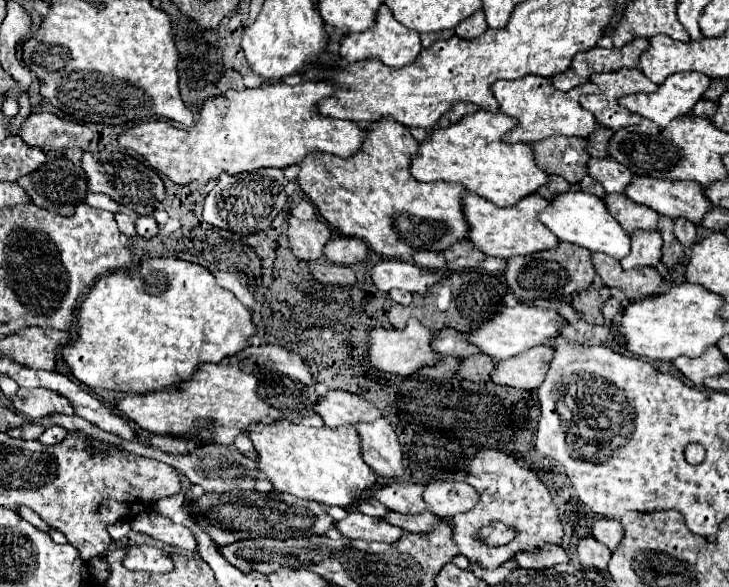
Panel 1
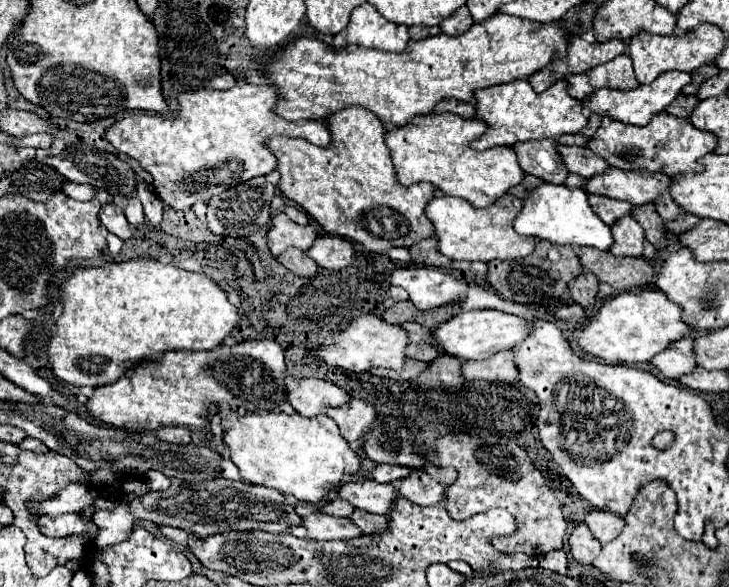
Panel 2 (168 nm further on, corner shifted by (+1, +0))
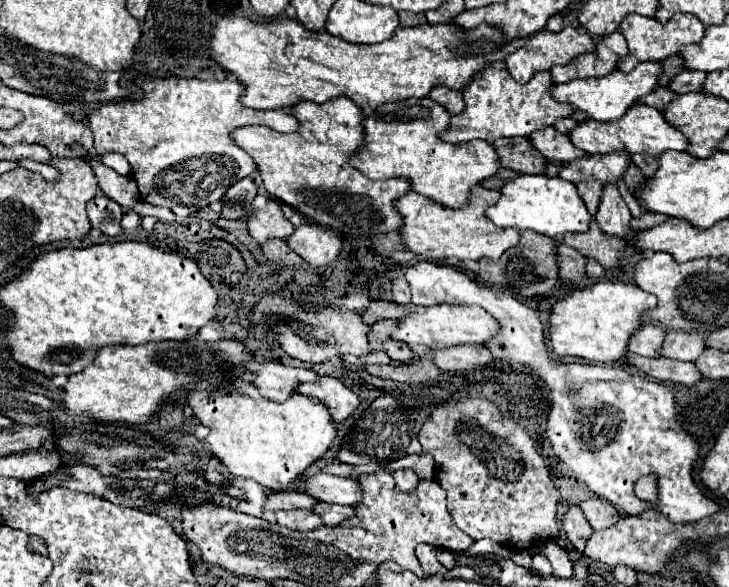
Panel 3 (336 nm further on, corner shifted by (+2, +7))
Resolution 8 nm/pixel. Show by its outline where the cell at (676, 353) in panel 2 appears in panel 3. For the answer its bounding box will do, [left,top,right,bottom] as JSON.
[628,322,664,358]

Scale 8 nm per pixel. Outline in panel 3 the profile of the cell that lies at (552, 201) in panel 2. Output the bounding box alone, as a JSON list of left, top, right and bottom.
[486,176,590,238]

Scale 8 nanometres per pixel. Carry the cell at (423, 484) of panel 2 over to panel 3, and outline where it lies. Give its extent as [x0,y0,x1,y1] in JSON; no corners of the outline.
[392,470,418,490]

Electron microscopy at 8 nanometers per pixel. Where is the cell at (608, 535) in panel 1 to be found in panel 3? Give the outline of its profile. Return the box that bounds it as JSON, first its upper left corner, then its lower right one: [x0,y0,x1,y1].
[580,498,620,530]

